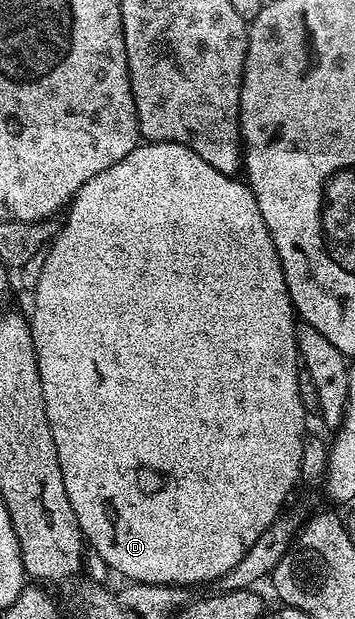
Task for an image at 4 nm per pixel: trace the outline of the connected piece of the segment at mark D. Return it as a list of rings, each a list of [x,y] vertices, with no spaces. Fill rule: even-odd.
[[[146,141],[144,144],[139,144],[127,156],[123,156],[123,160],[111,164],[111,168],[99,172],[99,176],[91,176],[91,180],[87,180],[87,184],[79,188],[79,192],[64,211],[63,217],[65,217],[65,223],[63,221],[60,223],[57,235],[45,250],[43,272],[39,272],[37,287],[31,292],[31,298],[33,298],[31,329],[35,356],[39,364],[39,380],[43,384],[43,404],[47,412],[47,424],[51,428],[51,436],[57,445],[59,468],[63,472],[63,488],[67,488],[67,500],[71,500],[75,520],[79,520],[84,541],[88,545],[89,542],[93,545],[94,552],[115,573],[122,574],[133,582],[141,582],[137,584],[194,588],[193,586],[199,585],[200,582],[216,583],[227,572],[231,572],[231,568],[235,568],[235,564],[239,564],[243,556],[247,556],[251,544],[255,544],[255,540],[259,540],[259,536],[263,536],[263,532],[267,532],[269,525],[286,509],[285,501],[288,500],[289,493],[296,488],[297,482],[302,481],[301,457],[307,434],[305,431],[307,412],[299,400],[299,355],[295,340],[297,322],[287,280],[283,276],[279,252],[271,240],[271,232],[267,232],[263,212],[259,212],[259,204],[255,200],[253,189],[240,177],[216,171],[215,168],[211,168],[211,164],[207,164],[207,160],[203,160],[203,156],[191,152],[191,148],[183,144]]]

